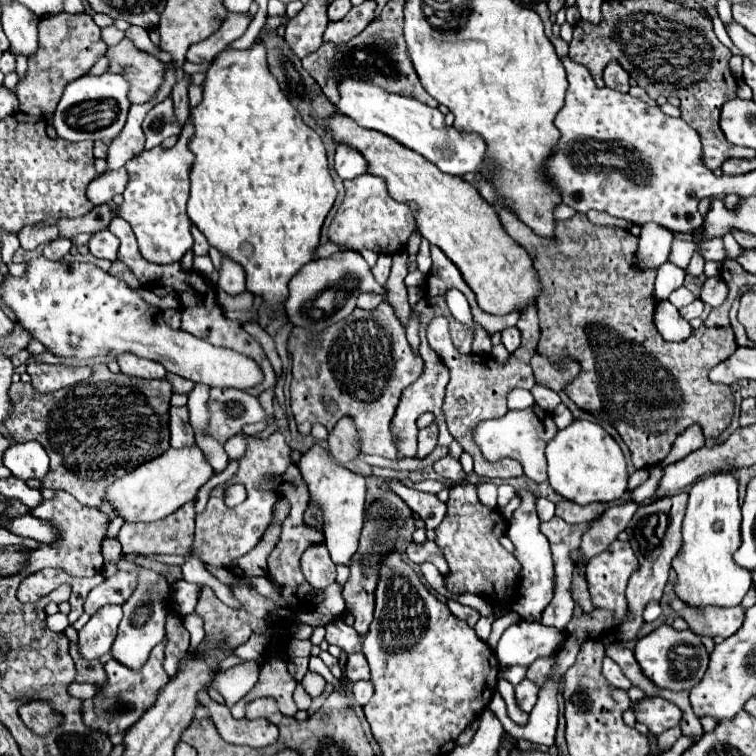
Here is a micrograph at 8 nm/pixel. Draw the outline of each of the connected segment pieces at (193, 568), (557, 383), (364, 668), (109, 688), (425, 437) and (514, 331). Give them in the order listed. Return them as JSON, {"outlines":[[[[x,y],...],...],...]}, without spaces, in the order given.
{"outlines":[[[[189,557],[181,569],[183,569],[183,579],[185,579],[187,583],[207,585],[207,587],[215,589],[217,579],[215,579],[211,573],[207,573],[207,569],[203,567],[203,563],[201,563],[197,557]]],[[[535,353],[535,357],[531,359],[531,367],[533,367],[533,375],[535,375],[535,383],[549,387],[553,391],[561,391],[565,387],[565,383],[569,383],[577,373],[579,367],[573,361],[563,363],[563,371],[559,371],[553,363],[549,363],[549,359],[545,359],[543,355]]],[[[351,653],[347,659],[347,679],[349,681],[361,681],[361,679],[369,679],[369,665],[363,653]]],[[[165,641],[159,643],[153,651],[149,661],[145,663],[143,669],[133,671],[123,667],[121,663],[117,663],[115,659],[111,659],[109,663],[105,663],[105,673],[107,673],[107,683],[101,685],[99,693],[97,693],[97,703],[91,705],[95,719],[89,723],[91,731],[105,731],[109,735],[117,735],[125,729],[129,729],[135,721],[139,721],[139,717],[147,711],[147,707],[151,707],[151,703],[155,703],[157,691],[166,685],[170,677],[163,671],[163,649],[165,649]]],[[[429,425],[427,429],[419,431],[419,449],[417,449],[417,459],[425,459],[437,445],[437,425]]],[[[517,327],[505,329],[505,331],[501,333],[501,343],[505,345],[505,349],[507,349],[509,353],[513,353],[513,351],[519,347],[519,343],[521,343],[521,333],[519,333],[519,329],[517,329]]]]}

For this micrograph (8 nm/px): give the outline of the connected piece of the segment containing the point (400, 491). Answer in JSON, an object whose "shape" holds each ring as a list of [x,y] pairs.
{"shape":[[[388,478],[388,485],[413,511],[417,511],[417,515],[425,521],[427,529],[437,529],[439,523],[445,519],[447,513],[447,505],[443,501],[437,499],[437,495],[433,493],[423,493],[423,491],[415,491],[405,487],[396,479]]]}

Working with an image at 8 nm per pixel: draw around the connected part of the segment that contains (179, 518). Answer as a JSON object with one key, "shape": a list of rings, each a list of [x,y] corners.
{"shape":[[[185,503],[173,515],[153,521],[153,523],[123,523],[119,531],[119,543],[125,555],[189,555],[195,531],[195,503]]]}

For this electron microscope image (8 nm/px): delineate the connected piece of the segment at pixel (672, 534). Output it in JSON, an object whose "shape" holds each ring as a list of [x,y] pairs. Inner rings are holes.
{"shape":[[[681,491],[681,493],[671,495],[667,499],[659,499],[651,505],[643,505],[643,507],[637,509],[631,523],[625,529],[627,535],[629,535],[629,543],[633,547],[635,555],[637,555],[639,567],[629,577],[629,585],[627,585],[629,615],[619,627],[619,639],[621,641],[635,639],[637,631],[645,623],[643,621],[643,609],[645,609],[647,601],[649,599],[661,601],[661,597],[663,597],[663,587],[667,583],[667,575],[669,575],[669,569],[671,569],[671,559],[675,557],[675,553],[681,547],[681,523],[683,523],[683,517],[685,517],[687,499],[689,499],[689,495],[685,491]]]}

